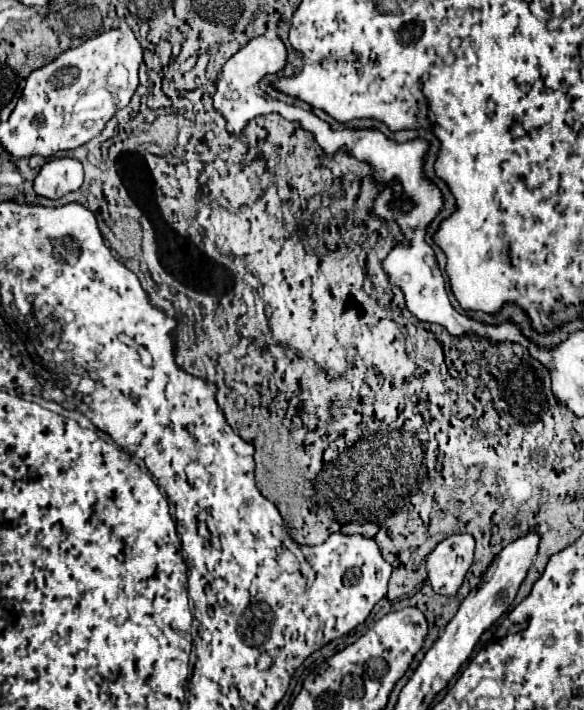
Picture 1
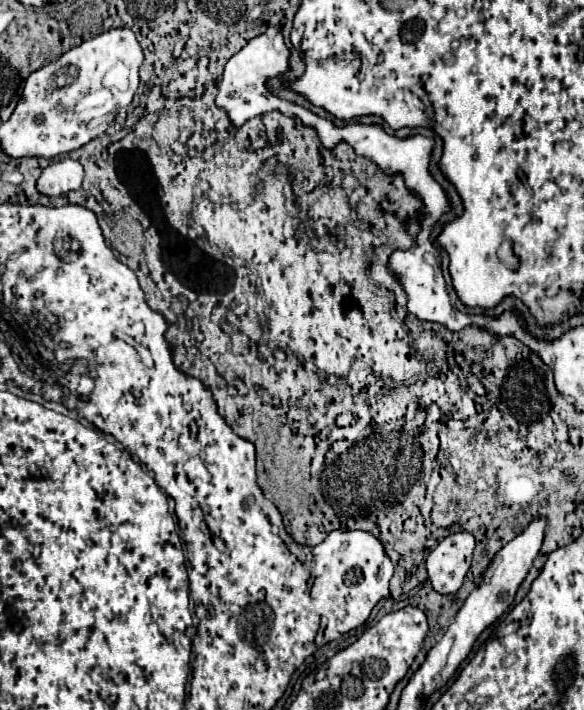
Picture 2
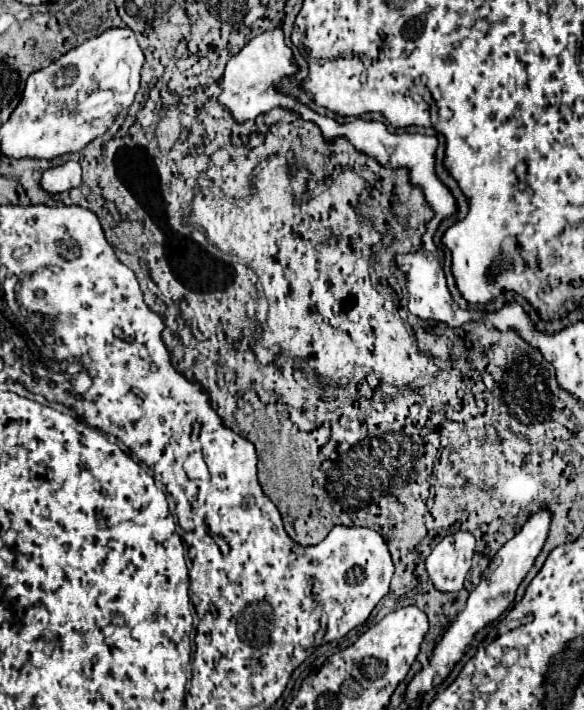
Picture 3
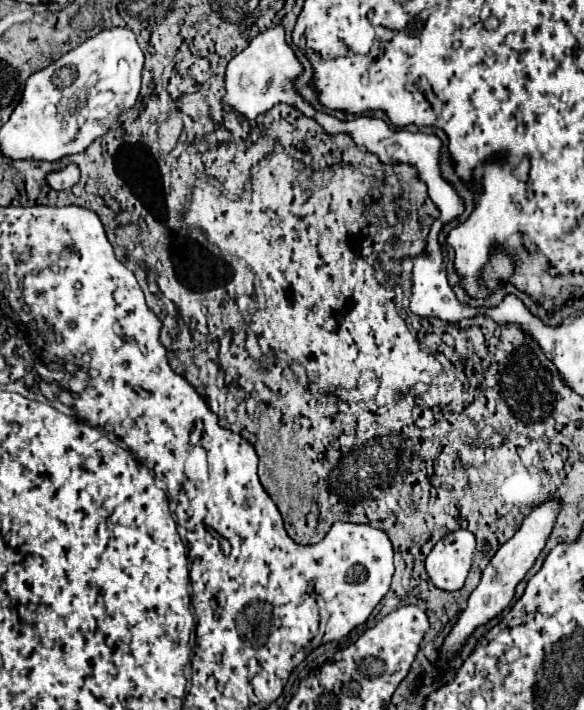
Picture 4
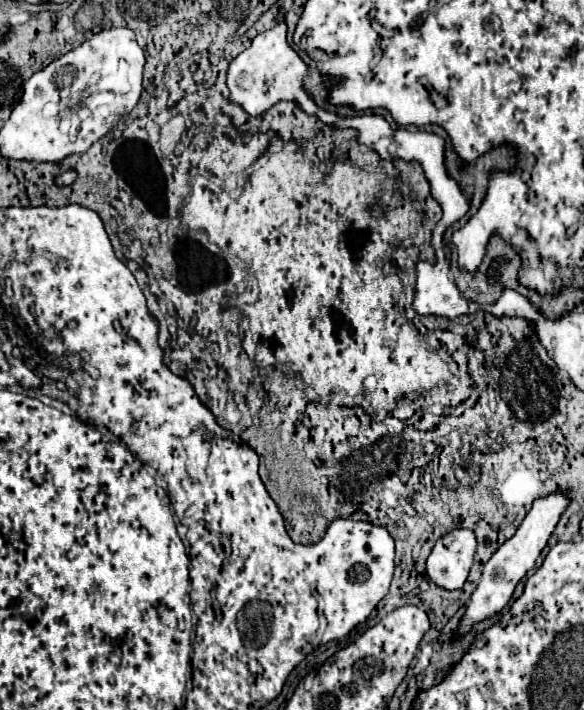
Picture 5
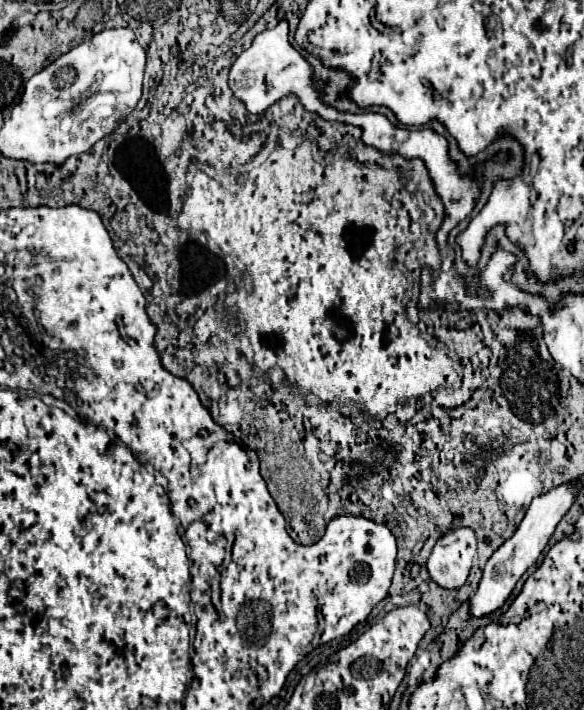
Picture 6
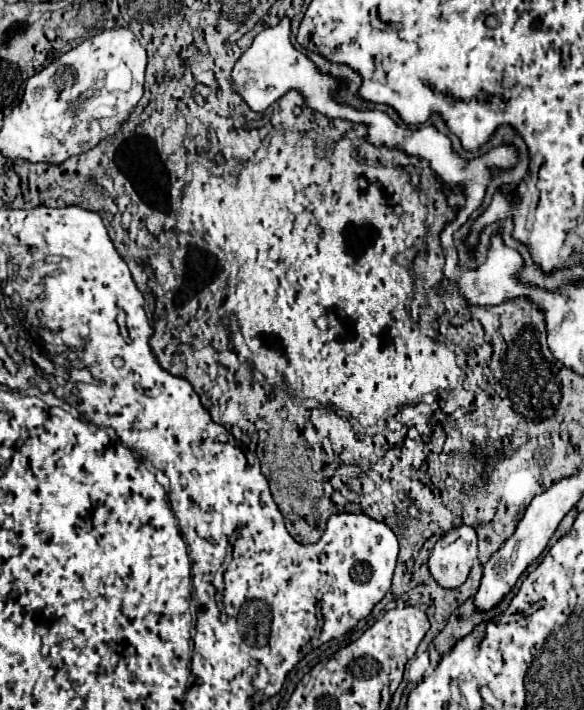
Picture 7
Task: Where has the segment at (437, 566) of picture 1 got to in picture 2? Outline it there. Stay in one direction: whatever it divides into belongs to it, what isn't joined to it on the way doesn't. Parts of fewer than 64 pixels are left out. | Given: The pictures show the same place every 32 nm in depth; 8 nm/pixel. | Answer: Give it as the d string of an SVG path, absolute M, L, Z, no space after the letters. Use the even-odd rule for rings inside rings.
M458 532L446 536L426 558L428 578L436 592L456 594L472 564L474 536Z

